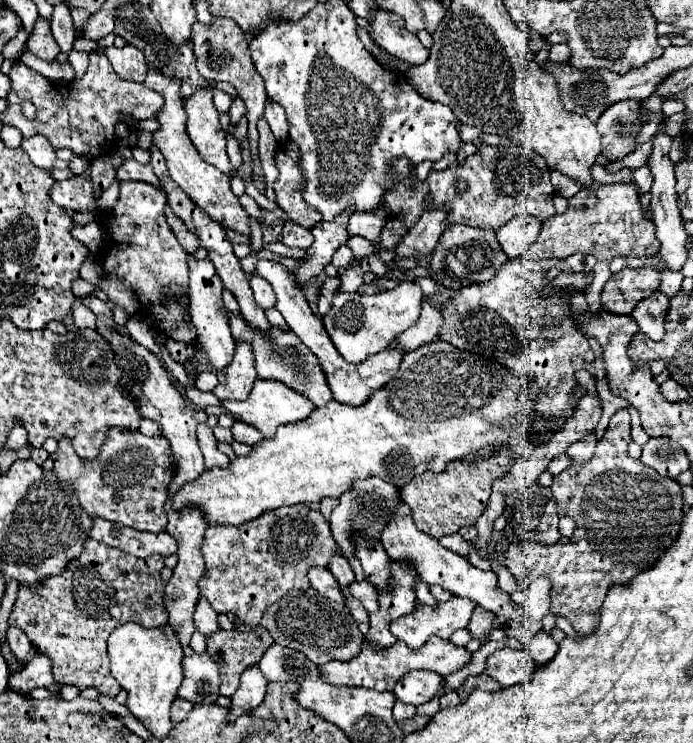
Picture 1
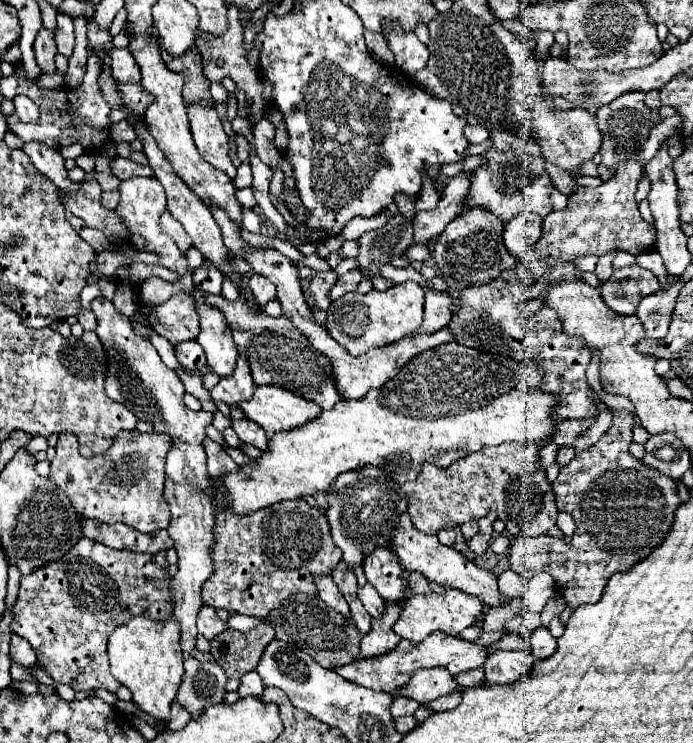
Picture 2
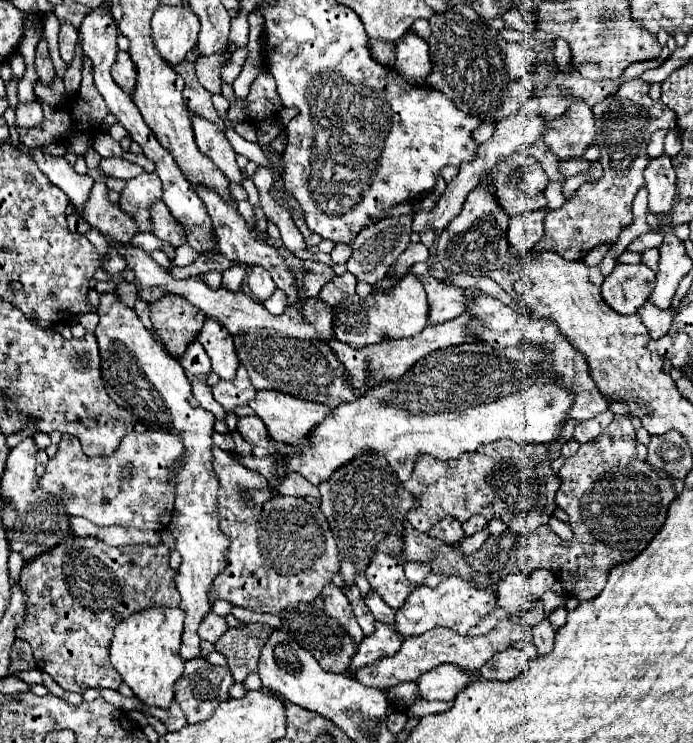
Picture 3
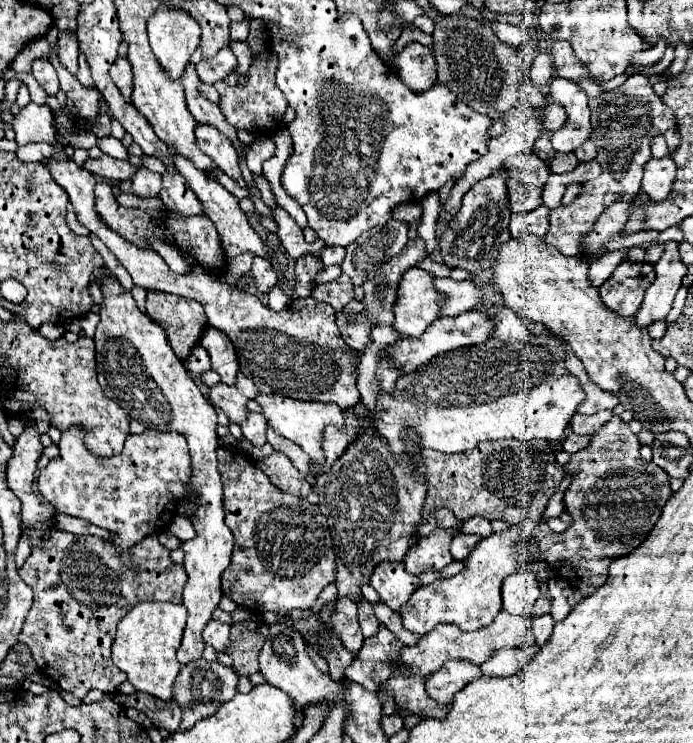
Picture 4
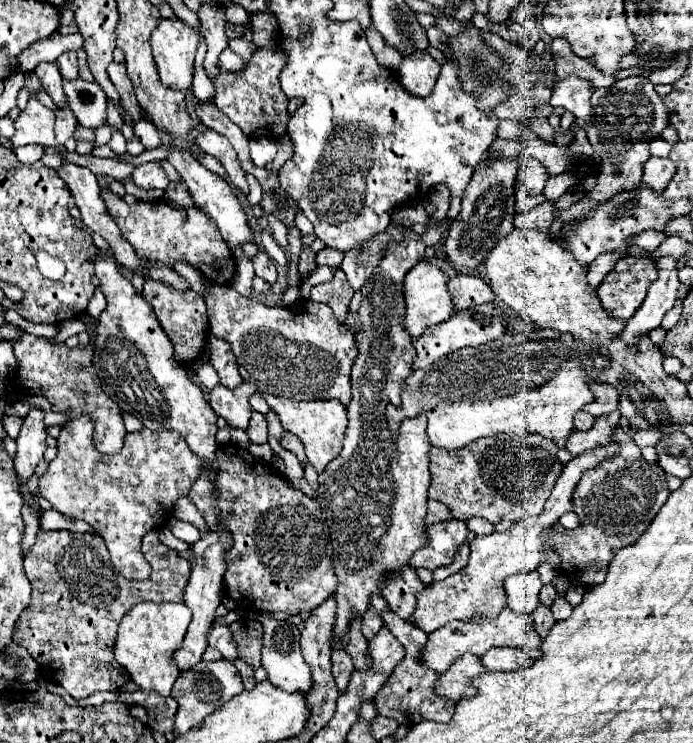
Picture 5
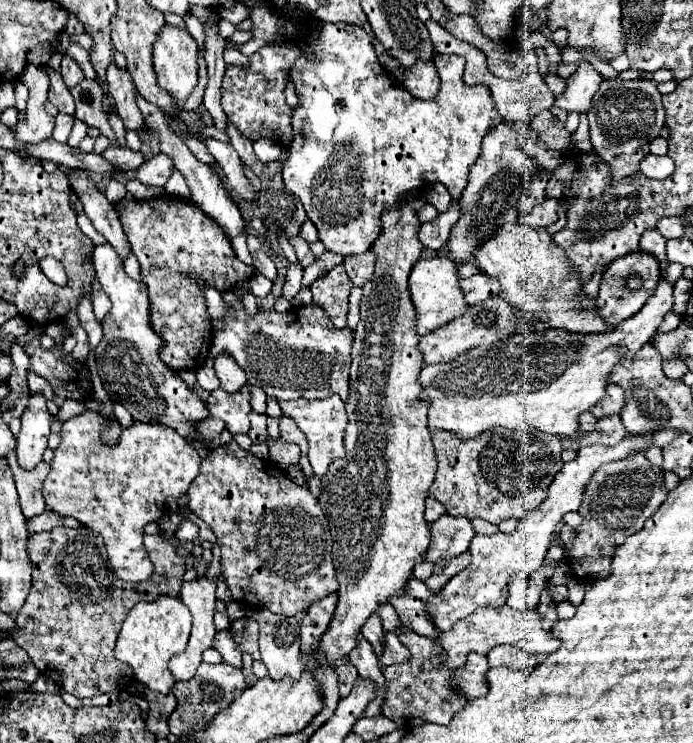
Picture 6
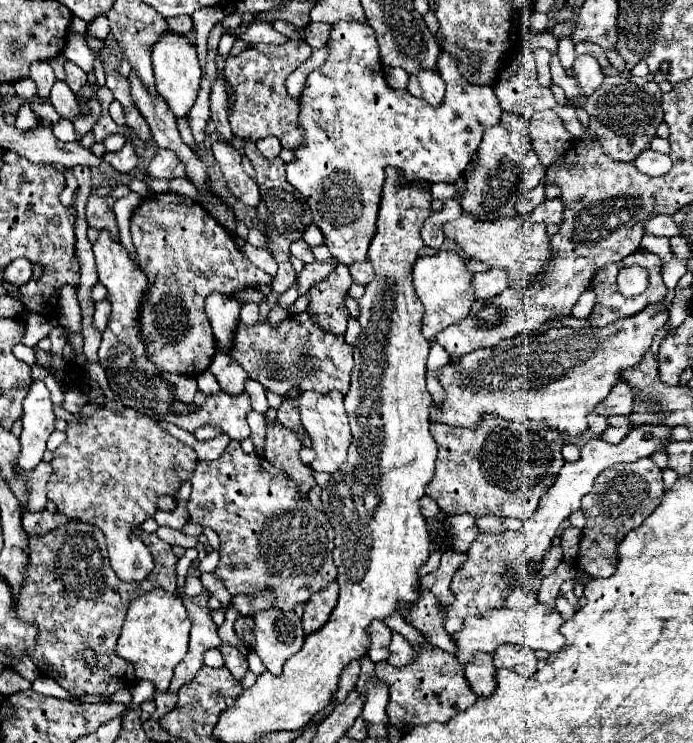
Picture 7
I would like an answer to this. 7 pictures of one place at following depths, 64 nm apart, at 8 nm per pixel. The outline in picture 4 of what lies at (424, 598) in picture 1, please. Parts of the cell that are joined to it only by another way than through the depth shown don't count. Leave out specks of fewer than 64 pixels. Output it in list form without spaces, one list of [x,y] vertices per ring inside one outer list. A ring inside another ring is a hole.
[[[436,528],[432,536],[426,536],[420,540],[412,552],[404,556],[404,568],[408,574],[422,574],[430,570],[440,570],[448,566],[454,558],[450,554],[450,542],[458,532],[448,532],[442,528]]]

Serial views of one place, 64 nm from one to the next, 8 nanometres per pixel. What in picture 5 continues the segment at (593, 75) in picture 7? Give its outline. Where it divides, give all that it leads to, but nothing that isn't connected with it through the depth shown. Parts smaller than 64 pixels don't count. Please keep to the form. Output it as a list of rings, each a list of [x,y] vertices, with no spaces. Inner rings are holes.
[[[572,76],[570,80],[558,80],[552,88],[552,106],[566,108],[572,116],[578,128],[588,128],[592,118],[590,108],[590,96],[592,96],[592,84],[588,80],[580,80],[578,76]]]

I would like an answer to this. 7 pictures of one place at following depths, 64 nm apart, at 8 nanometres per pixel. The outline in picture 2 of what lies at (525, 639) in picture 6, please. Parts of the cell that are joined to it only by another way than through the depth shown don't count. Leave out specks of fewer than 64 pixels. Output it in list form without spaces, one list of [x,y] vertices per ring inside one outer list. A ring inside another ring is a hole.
[[[434,632],[432,636],[426,636],[420,644],[412,646],[408,644],[408,640],[402,640],[392,652],[382,654],[382,656],[372,656],[372,658],[358,658],[346,666],[334,668],[334,672],[338,672],[344,680],[354,682],[358,686],[364,688],[372,688],[372,690],[384,690],[384,692],[392,692],[396,688],[400,688],[400,684],[404,684],[404,680],[408,680],[408,676],[412,676],[412,672],[416,672],[418,668],[446,668],[452,674],[464,672],[464,670],[472,670],[484,664],[488,652],[486,646],[478,646],[474,642],[464,642],[460,638],[454,636],[444,636],[442,632]]]

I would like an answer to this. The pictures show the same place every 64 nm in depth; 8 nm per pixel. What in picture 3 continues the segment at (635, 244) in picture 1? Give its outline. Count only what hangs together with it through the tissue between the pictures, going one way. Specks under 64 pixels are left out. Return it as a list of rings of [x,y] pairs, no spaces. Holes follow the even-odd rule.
[[[640,78],[628,80],[616,96],[602,100],[592,112],[596,116],[596,146],[600,148],[604,176],[594,184],[582,184],[574,192],[574,198],[566,200],[562,208],[548,210],[544,218],[544,236],[534,246],[536,254],[552,250],[564,260],[582,260],[578,256],[584,256],[602,244],[616,244],[620,232],[634,220],[632,200],[644,186],[642,172],[650,160],[646,154],[646,142],[652,132],[676,124],[676,114],[660,100],[652,100],[648,96],[648,84],[640,84]]]

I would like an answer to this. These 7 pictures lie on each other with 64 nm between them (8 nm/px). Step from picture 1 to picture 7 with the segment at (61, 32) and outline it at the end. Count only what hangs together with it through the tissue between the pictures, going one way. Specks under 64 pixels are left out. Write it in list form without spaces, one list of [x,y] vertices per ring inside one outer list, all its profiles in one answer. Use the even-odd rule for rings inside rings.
[[[70,60],[64,62],[64,72],[66,72],[64,82],[70,86],[72,92],[78,92],[78,90],[86,84],[86,80],[88,80],[88,78],[84,76],[84,72],[82,72],[74,62],[70,62]]]

